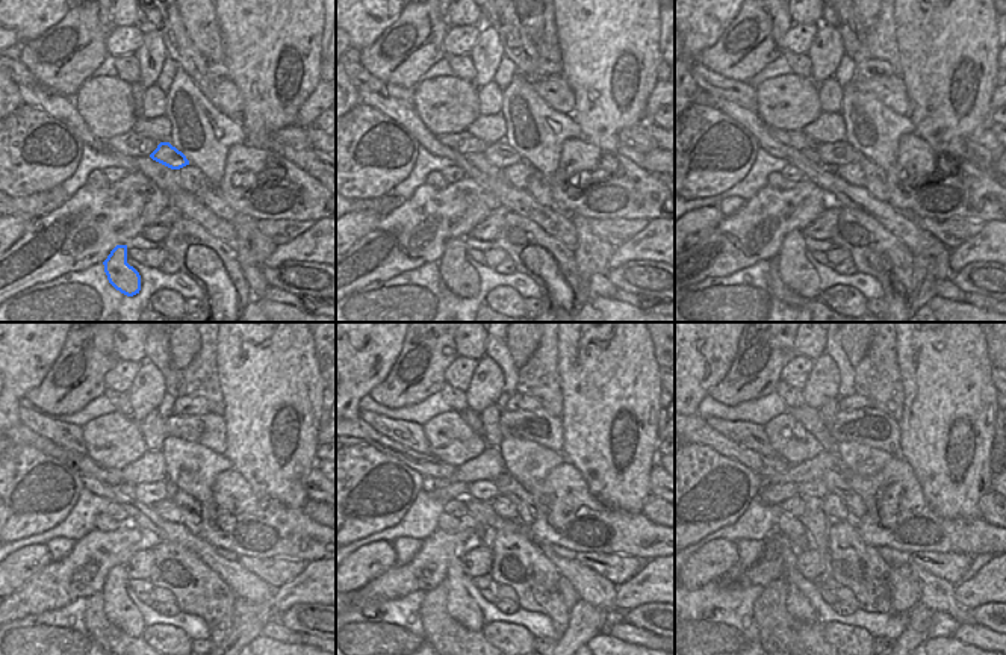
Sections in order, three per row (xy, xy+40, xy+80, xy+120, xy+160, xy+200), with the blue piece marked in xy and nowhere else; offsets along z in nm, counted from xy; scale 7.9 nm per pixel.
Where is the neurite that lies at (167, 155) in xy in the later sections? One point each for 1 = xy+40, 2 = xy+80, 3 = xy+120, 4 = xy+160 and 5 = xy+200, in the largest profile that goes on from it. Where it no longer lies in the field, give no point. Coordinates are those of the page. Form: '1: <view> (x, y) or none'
1: xy+40 (501, 155)
2: xy+80 (838, 153)
3: xy+120 (147, 493)
4: xy+160 (484, 490)
5: xy+200 (807, 489)

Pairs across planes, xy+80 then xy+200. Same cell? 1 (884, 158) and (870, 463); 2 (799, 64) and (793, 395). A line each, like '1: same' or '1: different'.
1: same
2: same

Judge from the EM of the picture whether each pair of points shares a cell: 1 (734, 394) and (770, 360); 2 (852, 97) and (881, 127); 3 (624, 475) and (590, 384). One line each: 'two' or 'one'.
1: one
2: one
3: one

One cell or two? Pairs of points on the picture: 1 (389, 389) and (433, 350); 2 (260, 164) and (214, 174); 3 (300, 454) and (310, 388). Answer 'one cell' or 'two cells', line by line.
1: one cell
2: two cells
3: one cell

